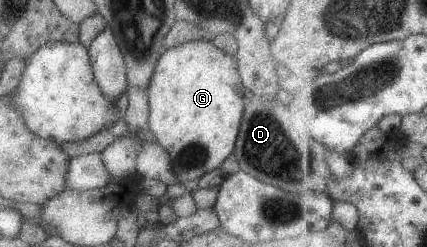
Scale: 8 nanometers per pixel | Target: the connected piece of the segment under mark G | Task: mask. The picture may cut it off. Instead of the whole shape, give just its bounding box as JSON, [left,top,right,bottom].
[146,40,247,181]

